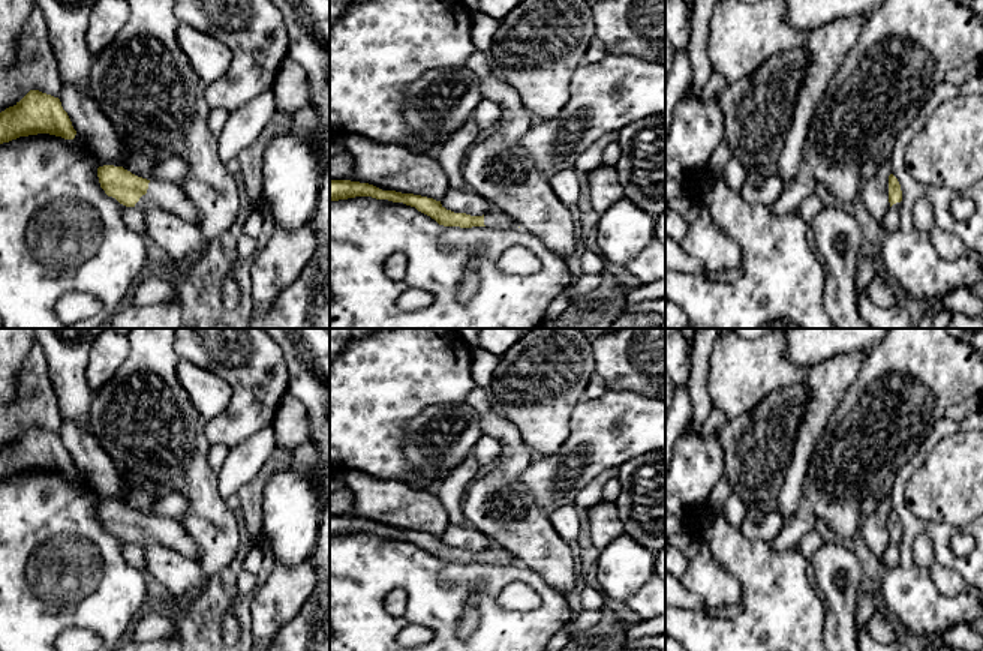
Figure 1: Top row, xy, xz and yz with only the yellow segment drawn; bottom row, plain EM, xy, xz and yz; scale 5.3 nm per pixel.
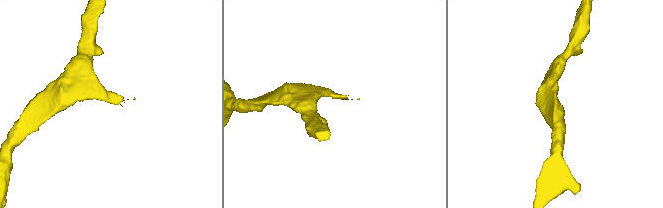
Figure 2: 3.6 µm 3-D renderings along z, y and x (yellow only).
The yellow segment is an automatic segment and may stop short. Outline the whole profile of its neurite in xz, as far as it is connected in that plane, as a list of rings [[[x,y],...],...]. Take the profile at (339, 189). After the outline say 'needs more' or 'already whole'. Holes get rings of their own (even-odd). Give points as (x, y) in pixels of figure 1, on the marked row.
[[[330,180],[330,201],[348,200],[355,196],[372,196],[376,200],[388,200],[393,202],[403,202],[415,207],[418,212],[430,216],[439,225],[444,226],[490,226],[490,228],[511,228],[517,230],[518,224],[503,213],[486,213],[483,216],[471,216],[466,213],[454,213],[447,210],[441,201],[433,198],[402,194],[396,190],[382,190],[369,183],[351,182],[351,180]]]; needs more

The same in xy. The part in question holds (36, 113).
[[[30,90],[19,102],[0,112],[0,144],[37,134],[73,140],[76,130],[58,98]]]; already whole

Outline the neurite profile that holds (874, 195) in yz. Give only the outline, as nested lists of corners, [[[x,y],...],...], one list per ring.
[[[887,152],[877,160],[877,174],[863,183],[859,201],[866,207],[871,216],[883,225],[886,213],[890,208],[889,176],[892,171]]]

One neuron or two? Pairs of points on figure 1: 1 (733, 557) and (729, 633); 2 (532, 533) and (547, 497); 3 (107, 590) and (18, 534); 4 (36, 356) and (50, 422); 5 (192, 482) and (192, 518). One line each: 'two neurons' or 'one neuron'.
1: one neuron
2: two neurons
3: one neuron
4: one neuron
5: one neuron

